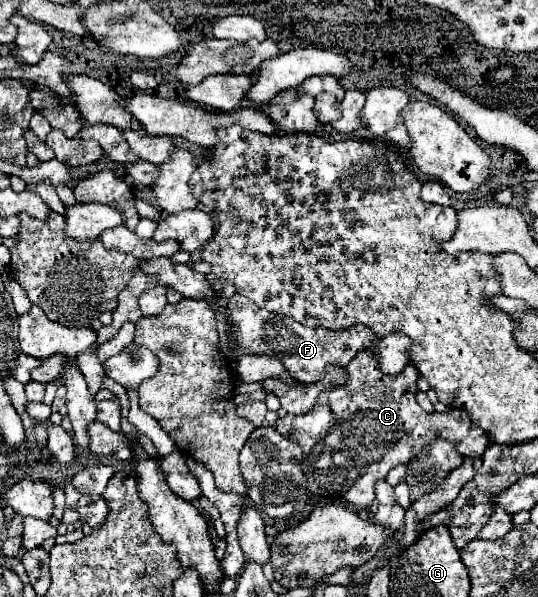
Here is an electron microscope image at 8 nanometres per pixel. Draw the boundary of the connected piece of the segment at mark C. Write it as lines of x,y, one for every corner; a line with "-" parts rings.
364,349
358,351
350,365
346,365
346,373
348,381
342,387
324,389
308,413
286,415
276,421
278,433
294,439
304,451
304,475
308,477
310,493
322,497
342,497
356,507
370,507
376,499
376,481
386,479
392,467
408,463
436,439
450,439
464,457
482,457
490,445
486,433
470,421
466,409
450,409
450,413
426,413
418,407
414,399
418,369
414,365
406,365
406,371
400,375
386,375
380,369
378,357
370,349

